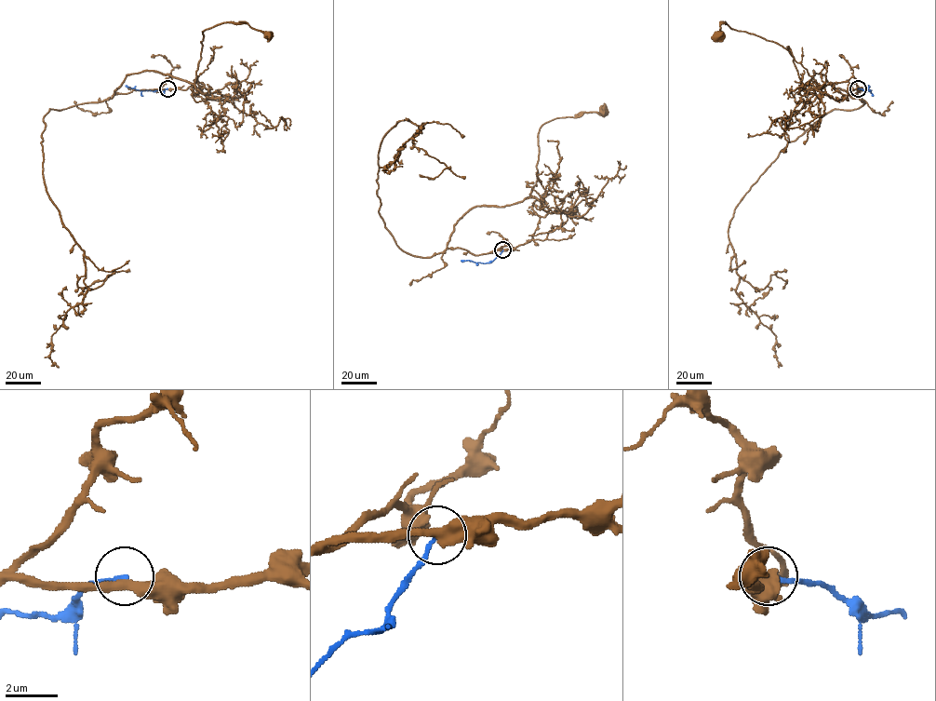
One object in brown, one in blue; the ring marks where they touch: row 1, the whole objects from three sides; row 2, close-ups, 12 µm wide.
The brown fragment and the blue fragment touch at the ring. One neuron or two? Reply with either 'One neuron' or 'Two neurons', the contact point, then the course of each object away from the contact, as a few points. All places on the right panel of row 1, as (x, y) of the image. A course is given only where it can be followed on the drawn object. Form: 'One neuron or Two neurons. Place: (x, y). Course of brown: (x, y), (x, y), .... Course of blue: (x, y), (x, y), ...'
Two neurons. Place: (858, 88). Course of brown: (858, 88), (843, 81), (826, 85), (821, 97), (808, 94), (794, 57), (782, 46), (726, 22), (718, 33). Course of blue: (858, 88), (871, 91), (869, 86)

